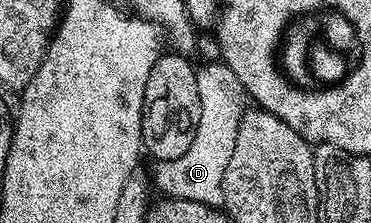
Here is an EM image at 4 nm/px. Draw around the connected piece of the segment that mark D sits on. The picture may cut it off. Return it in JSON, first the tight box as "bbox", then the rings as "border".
{"bbox":[154,61,245,207],"border":[[[222,61],[207,63],[198,68],[197,93],[200,95],[200,117],[192,144],[176,160],[161,160],[154,164],[154,186],[172,199],[201,201],[207,207],[223,207],[221,181],[225,181],[225,169],[229,157],[233,157],[233,145],[237,145],[237,129],[245,110],[244,92],[236,83],[233,73]]]}

